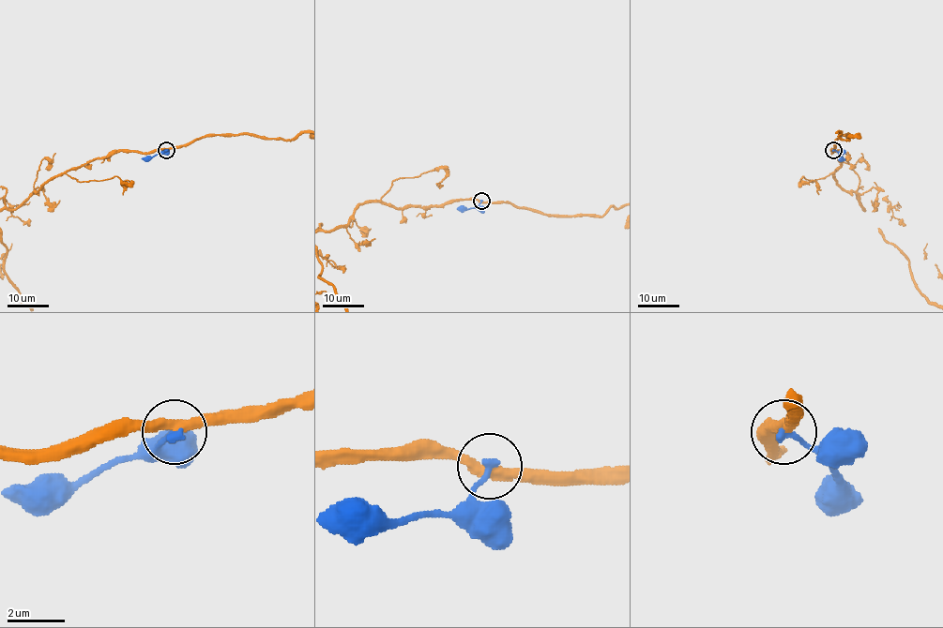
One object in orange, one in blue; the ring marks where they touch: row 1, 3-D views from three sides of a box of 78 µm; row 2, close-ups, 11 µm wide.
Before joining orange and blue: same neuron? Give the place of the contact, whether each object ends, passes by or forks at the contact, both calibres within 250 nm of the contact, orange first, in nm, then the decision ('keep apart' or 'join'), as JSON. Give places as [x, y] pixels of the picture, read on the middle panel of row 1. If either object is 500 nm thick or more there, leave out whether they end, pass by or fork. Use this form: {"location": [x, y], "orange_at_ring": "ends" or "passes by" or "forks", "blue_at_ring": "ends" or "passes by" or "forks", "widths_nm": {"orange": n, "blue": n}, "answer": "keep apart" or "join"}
{"location": [481, 201], "orange_at_ring": "passes by", "blue_at_ring": "ends", "widths_nm": {"orange": 360, "blue": 240}, "answer": "keep apart"}

